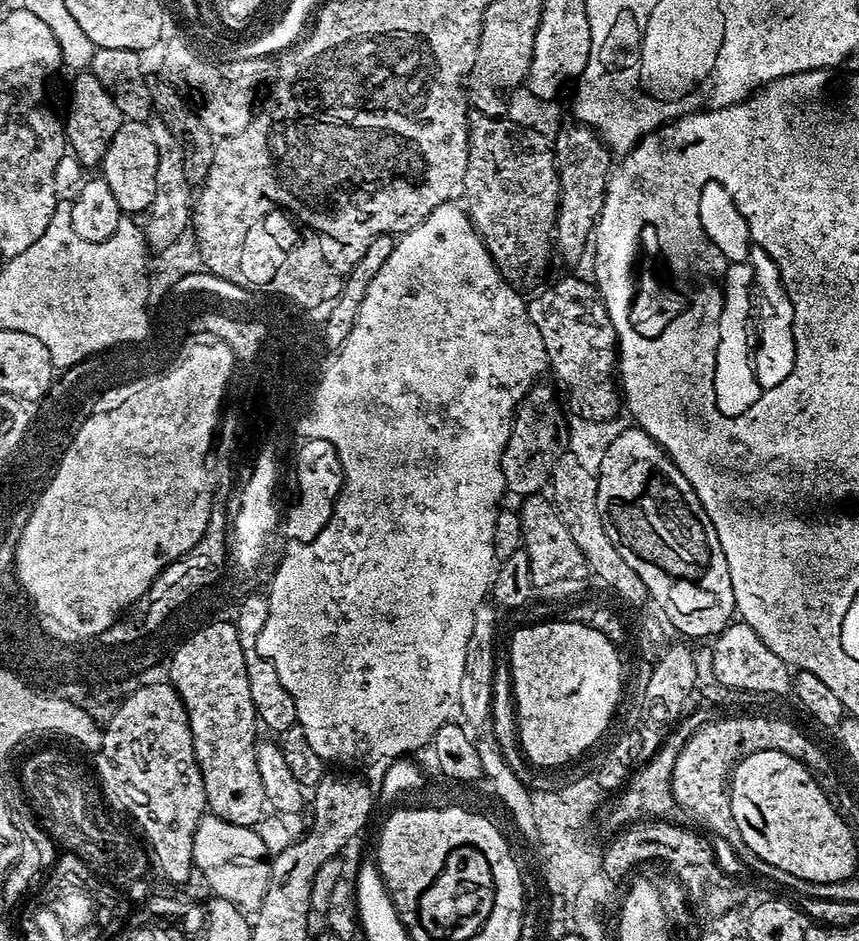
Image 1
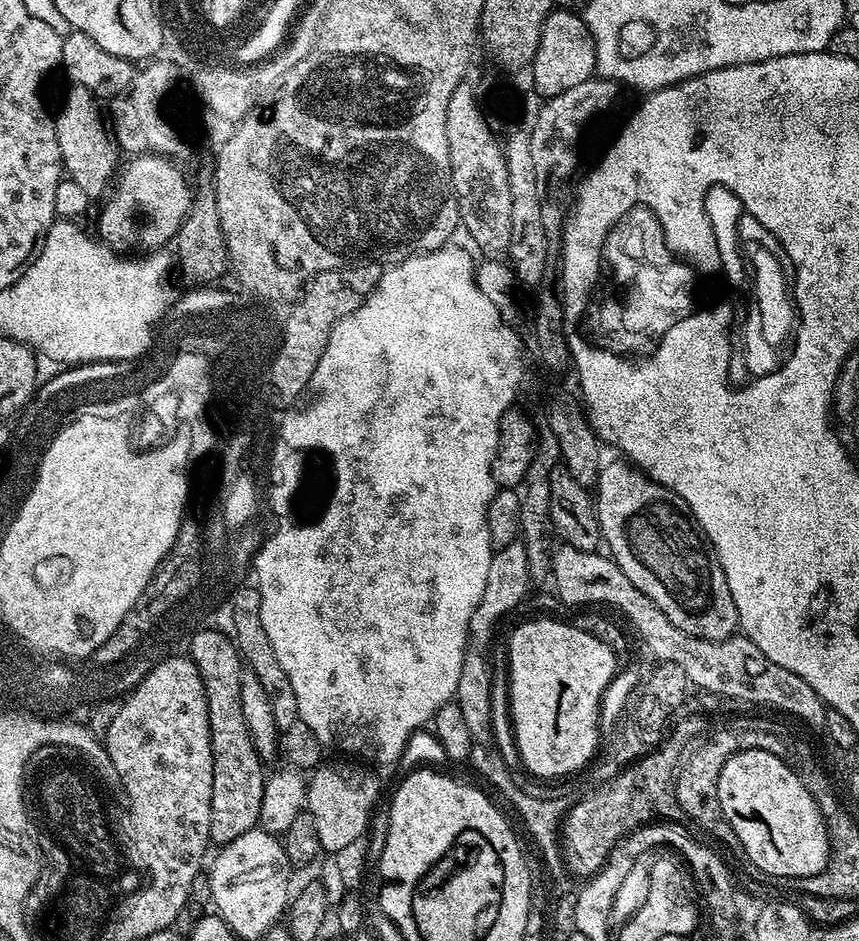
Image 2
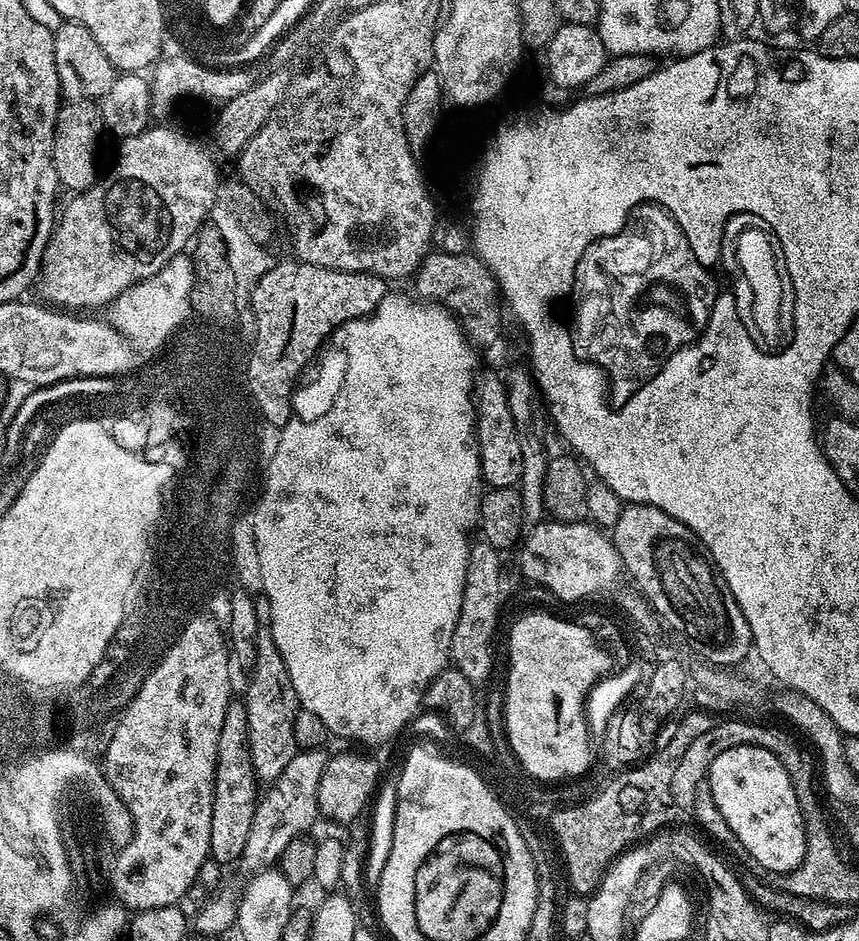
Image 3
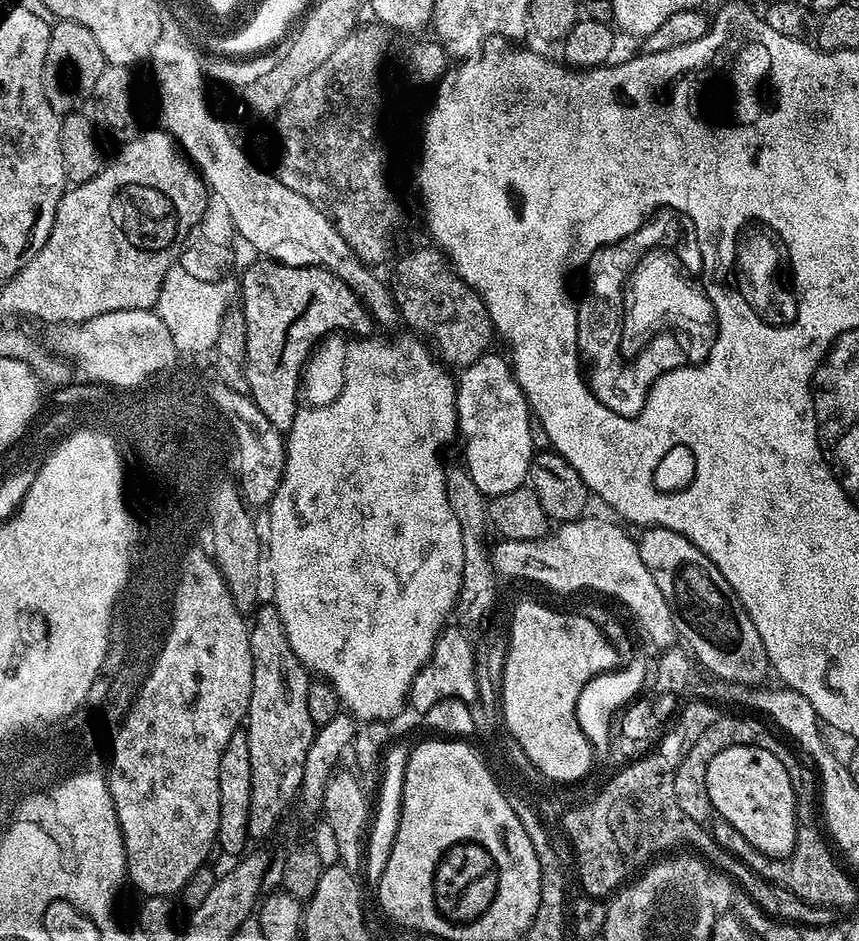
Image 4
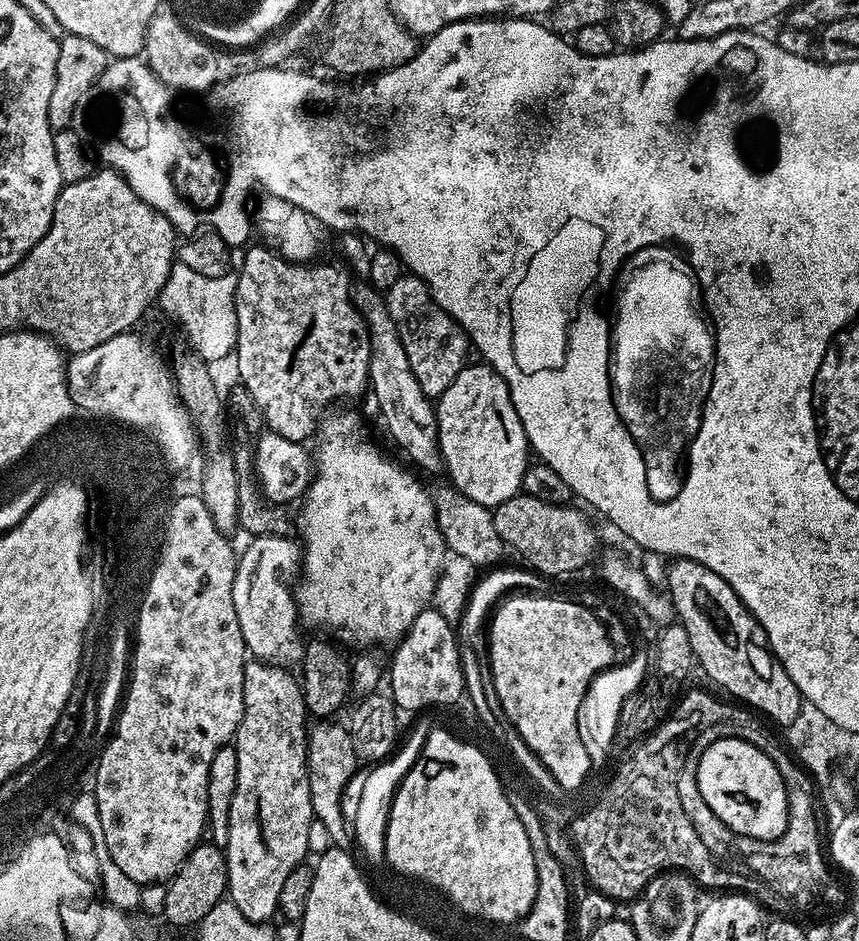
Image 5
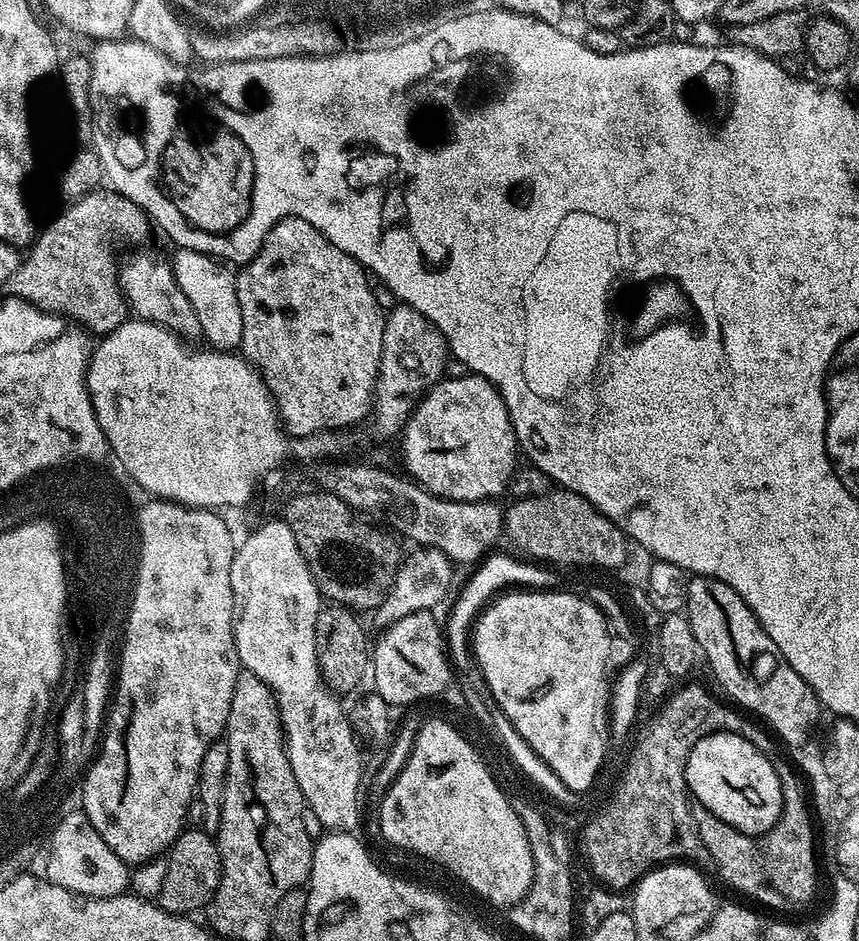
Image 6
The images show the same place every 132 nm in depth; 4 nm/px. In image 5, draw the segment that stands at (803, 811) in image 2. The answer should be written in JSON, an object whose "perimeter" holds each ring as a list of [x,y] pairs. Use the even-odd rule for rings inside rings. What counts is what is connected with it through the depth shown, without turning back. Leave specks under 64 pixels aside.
{"perimeter":[[[724,736],[701,751],[698,790],[706,806],[738,835],[774,840],[786,830],[787,792],[780,767],[773,757],[739,736]]]}

